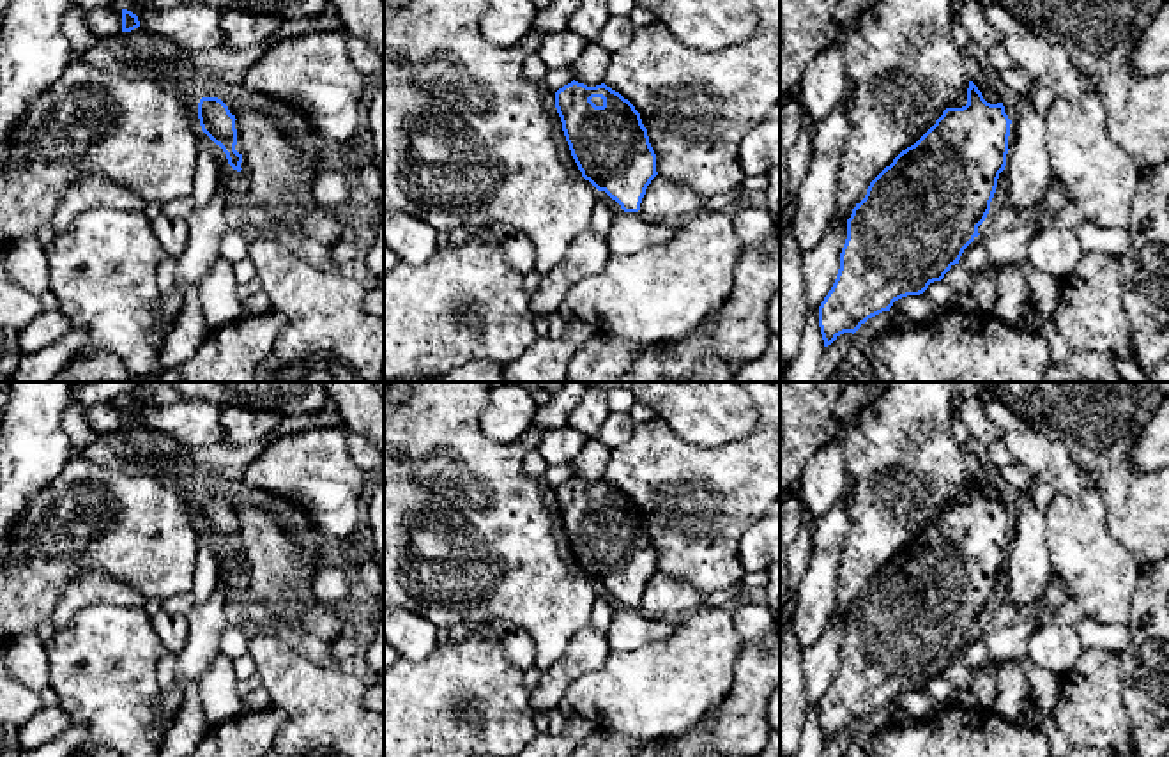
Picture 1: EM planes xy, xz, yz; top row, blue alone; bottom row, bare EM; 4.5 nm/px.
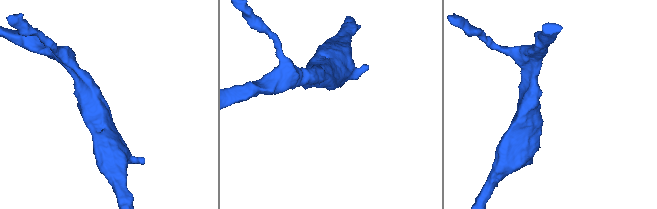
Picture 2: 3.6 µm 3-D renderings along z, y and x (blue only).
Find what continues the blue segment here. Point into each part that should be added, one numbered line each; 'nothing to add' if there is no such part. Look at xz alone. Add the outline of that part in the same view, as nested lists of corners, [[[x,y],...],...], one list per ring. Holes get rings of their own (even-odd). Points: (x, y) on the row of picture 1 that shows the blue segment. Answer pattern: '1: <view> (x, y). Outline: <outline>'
nothing to add

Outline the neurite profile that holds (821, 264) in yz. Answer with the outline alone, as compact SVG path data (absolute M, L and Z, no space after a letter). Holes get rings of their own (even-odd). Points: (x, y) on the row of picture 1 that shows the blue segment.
M833 212L821 242L812 251L805 253L808 313L821 306L837 279L845 239L847 221Z

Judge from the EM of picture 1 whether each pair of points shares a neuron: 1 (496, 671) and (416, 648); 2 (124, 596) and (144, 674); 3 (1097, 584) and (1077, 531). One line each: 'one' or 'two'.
1: two
2: two
3: one

